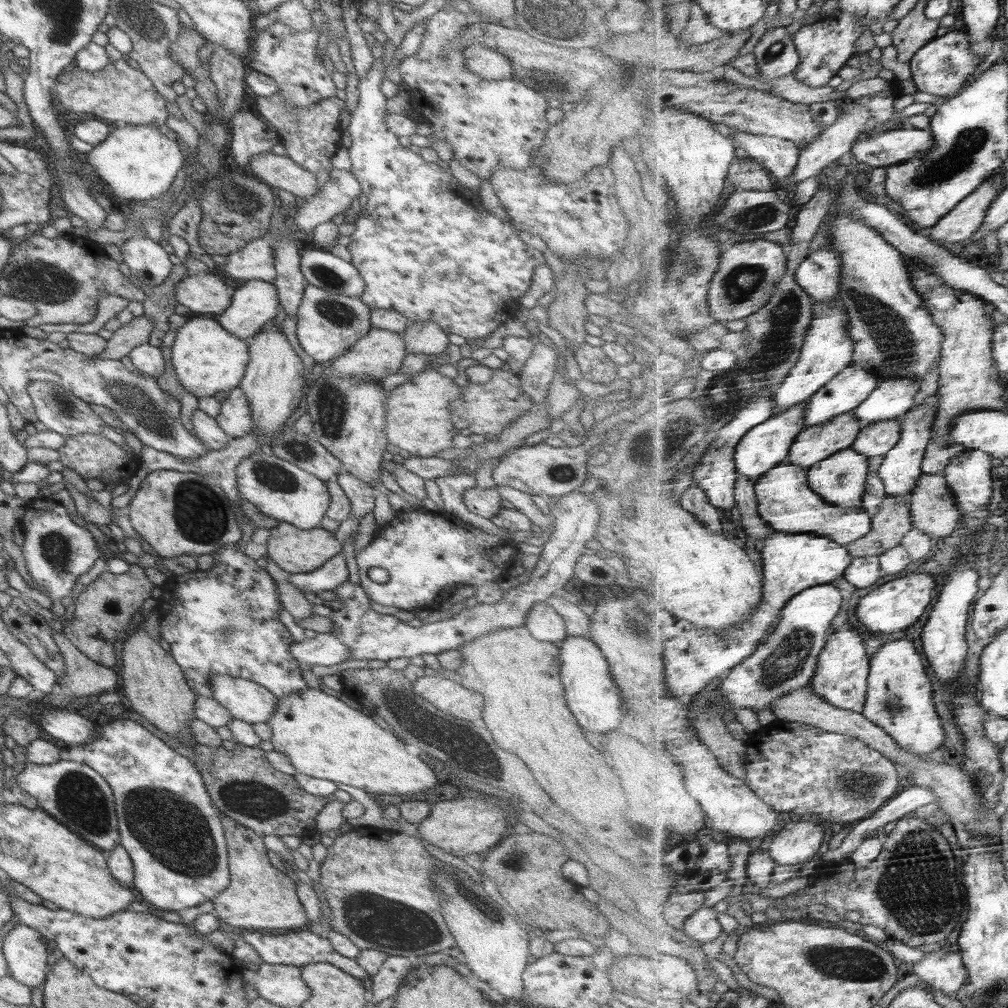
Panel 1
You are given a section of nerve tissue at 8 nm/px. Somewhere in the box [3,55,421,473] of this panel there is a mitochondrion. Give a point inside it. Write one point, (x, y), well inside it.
(139, 406)

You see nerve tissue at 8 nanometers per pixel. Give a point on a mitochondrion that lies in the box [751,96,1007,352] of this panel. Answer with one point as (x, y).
(968, 144)

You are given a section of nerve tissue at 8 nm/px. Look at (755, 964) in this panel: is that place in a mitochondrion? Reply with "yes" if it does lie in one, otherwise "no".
no

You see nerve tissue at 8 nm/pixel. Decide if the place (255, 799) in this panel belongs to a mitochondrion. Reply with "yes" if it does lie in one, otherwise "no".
yes

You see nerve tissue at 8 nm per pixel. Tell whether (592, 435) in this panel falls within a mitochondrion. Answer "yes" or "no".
no

